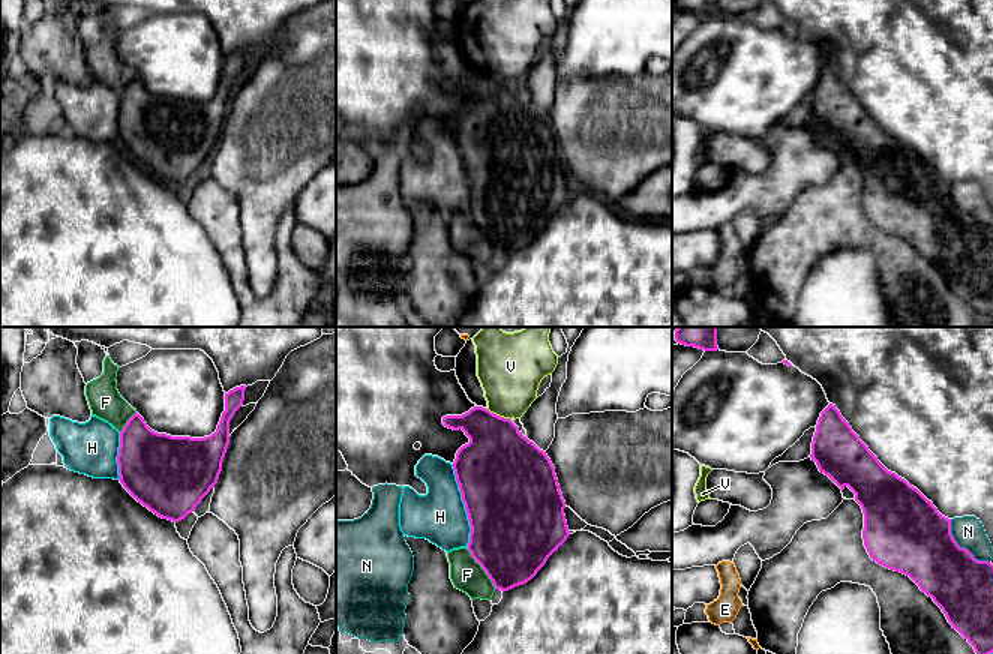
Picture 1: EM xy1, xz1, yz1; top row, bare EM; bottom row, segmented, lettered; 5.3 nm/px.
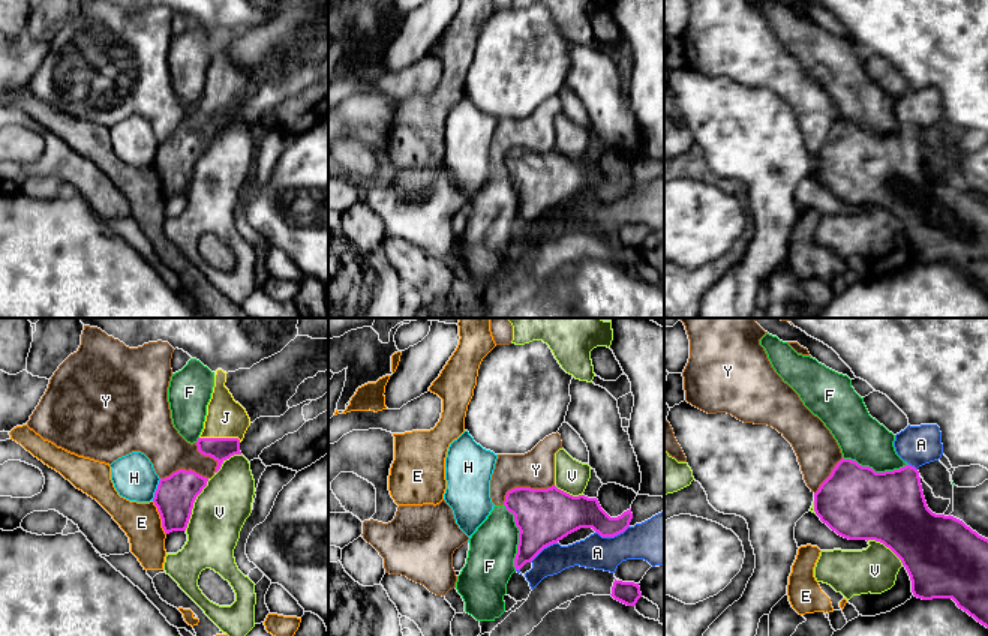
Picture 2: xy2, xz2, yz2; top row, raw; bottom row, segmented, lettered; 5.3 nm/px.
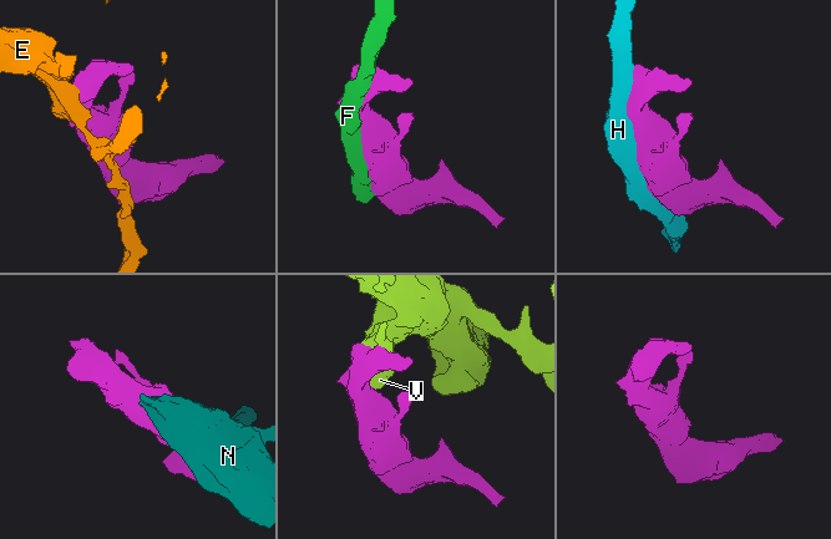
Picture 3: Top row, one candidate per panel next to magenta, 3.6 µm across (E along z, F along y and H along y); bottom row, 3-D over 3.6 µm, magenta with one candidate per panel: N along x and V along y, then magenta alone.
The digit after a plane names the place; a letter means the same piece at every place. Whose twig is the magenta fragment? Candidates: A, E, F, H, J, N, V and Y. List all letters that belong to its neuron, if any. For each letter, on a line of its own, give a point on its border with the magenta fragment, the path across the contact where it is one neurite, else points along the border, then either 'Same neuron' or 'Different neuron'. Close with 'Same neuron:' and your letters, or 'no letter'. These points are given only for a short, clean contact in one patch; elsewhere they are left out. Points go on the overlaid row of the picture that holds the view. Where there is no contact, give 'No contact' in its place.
A: Touches magenta at xz2 (612, 536). Different neuron
E: Touches magenta at xy2 (161, 518). Different neuron
F: Touches magenta at xz2 (519, 537). Different neuron
H: Touches magenta at xz1 (465, 506). Different neuron
J: Touches magenta at xy2 (221, 438). Path across: xy2 (221, 449), (221, 438), (225, 417). Same neuron
N: Touches magenta at yz1 (962, 548). Different neuron
V: Touches magenta at xy2 (192, 504). Different neuron
Y: Touches magenta at xz2 (525, 488). Boundary: xz2 (553, 485), (546, 488), (511, 488), (502, 503). Different neuron
Same neuron: J

